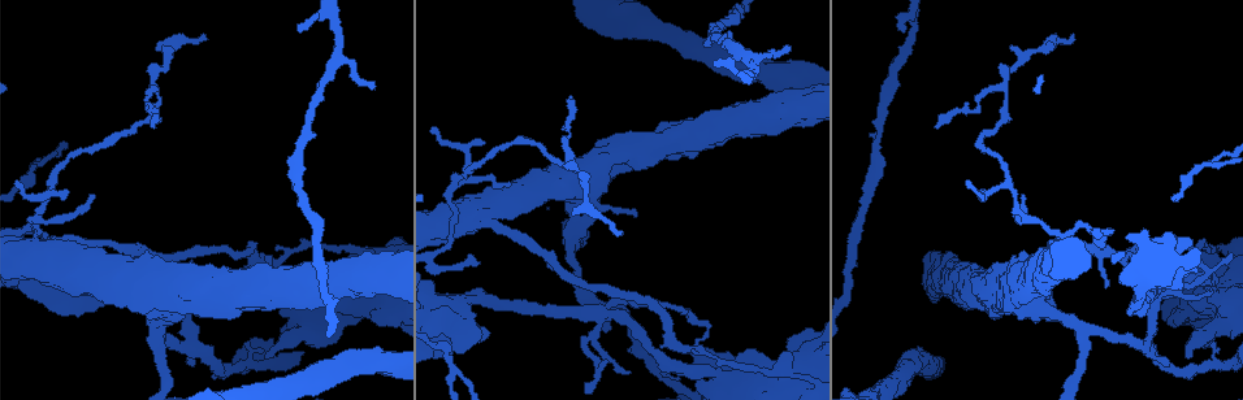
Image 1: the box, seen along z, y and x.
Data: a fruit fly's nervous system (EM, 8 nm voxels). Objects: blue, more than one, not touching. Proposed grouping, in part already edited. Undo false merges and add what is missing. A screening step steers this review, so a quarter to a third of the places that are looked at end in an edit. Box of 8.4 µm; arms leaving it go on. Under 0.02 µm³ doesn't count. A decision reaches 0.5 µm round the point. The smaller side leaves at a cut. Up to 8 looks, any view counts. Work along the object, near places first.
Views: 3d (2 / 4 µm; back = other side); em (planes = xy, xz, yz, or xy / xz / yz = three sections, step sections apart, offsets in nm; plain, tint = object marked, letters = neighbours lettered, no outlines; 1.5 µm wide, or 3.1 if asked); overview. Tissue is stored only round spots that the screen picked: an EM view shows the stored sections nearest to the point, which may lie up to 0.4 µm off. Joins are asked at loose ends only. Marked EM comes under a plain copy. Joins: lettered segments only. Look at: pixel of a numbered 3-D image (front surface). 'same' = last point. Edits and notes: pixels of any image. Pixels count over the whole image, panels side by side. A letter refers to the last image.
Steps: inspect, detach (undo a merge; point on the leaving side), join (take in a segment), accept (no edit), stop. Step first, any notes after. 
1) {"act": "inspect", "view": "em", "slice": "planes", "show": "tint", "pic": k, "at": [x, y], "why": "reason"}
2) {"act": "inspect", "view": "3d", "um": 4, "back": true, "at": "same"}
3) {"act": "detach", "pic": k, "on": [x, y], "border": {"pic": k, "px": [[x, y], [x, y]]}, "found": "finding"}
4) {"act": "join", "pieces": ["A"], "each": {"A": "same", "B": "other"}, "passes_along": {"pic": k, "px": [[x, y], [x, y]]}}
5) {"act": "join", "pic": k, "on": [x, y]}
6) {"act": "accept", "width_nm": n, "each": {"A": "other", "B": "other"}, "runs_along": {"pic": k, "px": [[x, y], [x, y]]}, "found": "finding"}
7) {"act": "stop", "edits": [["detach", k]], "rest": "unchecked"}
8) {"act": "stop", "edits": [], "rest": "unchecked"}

{"act": "inspect", "view": "em", "slice": "planes", "show": "letters", "pic": 1, "at": [1214, 250], "why": "sharp bend"}

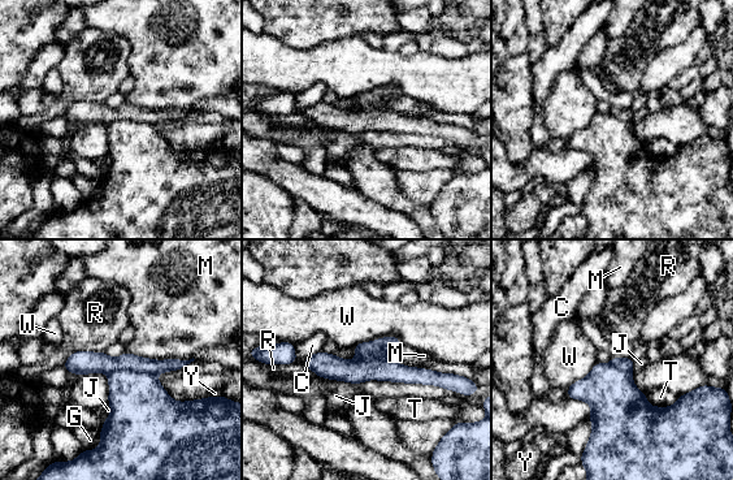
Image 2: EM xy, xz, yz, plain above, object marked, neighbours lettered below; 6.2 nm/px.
{"act": "accept", "each": {"C": "other", "G": "other", "J": "other", "M": "other", "R": "other", "T": "other", "W": "other", "Y": "other"}, "found": "continuous, no second cell"}

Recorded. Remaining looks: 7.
{"act": "inspect", "view": "em", "slice": "planes", "show": "letters", "pic": 1, "at": [788, 45], "why": "free end"}

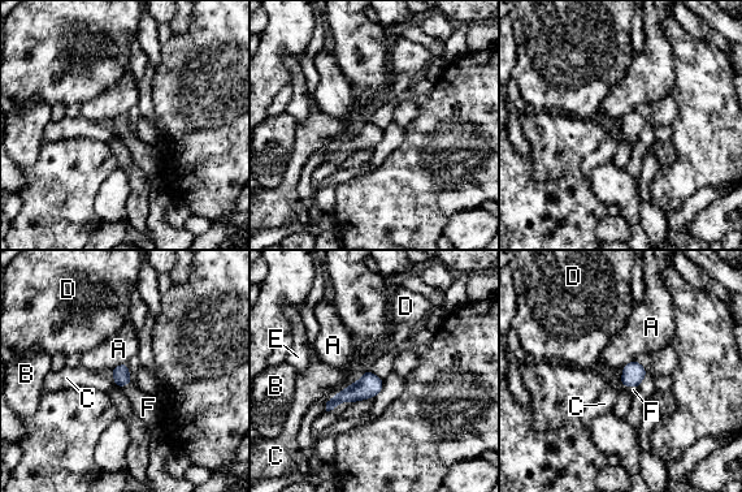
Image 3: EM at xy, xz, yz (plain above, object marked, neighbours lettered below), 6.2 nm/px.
{"act": "join", "pieces": ["F"], "longest_contact_nm": ["C", 260], "each": {"A": "other", "B": "other", "C": "other", "D": "other", "E": "other", "F": "same"}, "passes_along": {"pic": 3, "px": [[121, 375], [126, 384], [148, 408]]}, "found": "it goes on there"}

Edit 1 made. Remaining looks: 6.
{"act": "inspect", "view": "overview"}

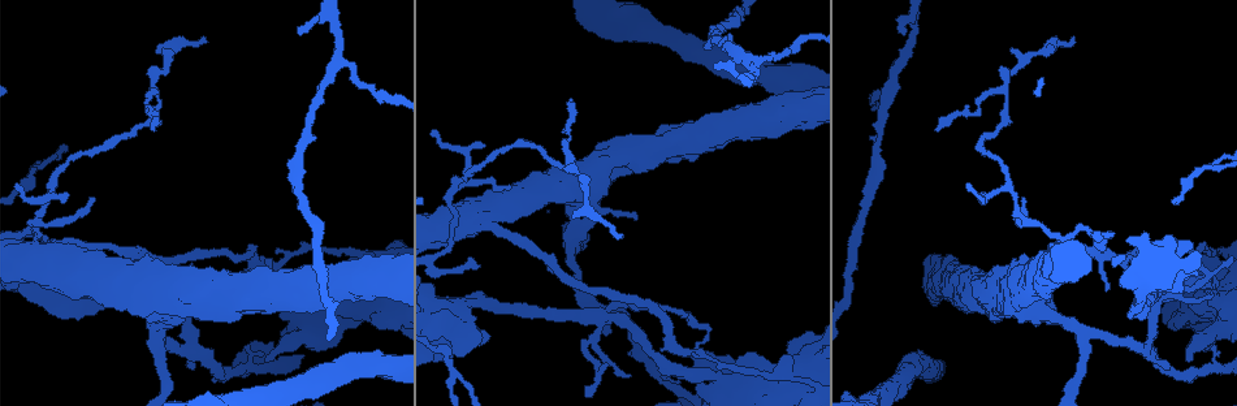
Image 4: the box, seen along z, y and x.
{"act": "inspect", "view": "em", "slice": "yz", "step": 8, "show": "letters", "pic": 4, "at": [498, 231], "why": "calibre changes"}

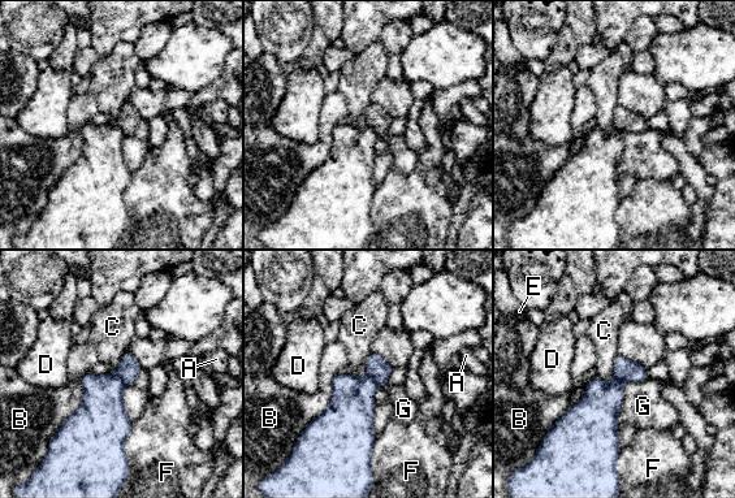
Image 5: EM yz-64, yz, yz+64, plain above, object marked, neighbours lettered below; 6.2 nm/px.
{"act": "accept", "longest_contact_nm": ["G", 340], "each": {"A": "other", "B": "other", "C": "other", "D": "other", "E": "other", "F": "other", "G": "other"}, "border": {"pic": 5, "px": [[340, 372], [319, 415]]}, "found": "one cell here"}

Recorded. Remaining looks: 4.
{"act": "stop", "edits": [["join", 3]], "rest": "unchecked"}

